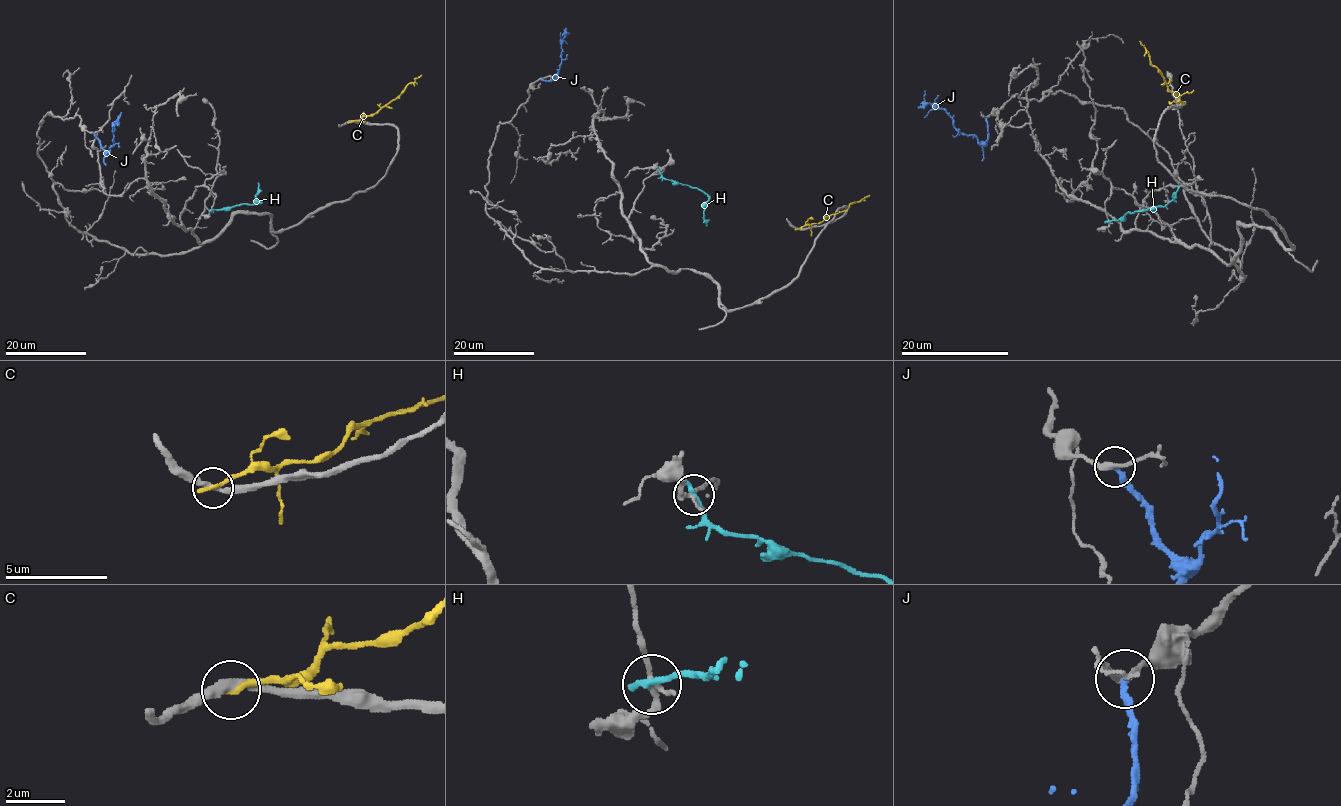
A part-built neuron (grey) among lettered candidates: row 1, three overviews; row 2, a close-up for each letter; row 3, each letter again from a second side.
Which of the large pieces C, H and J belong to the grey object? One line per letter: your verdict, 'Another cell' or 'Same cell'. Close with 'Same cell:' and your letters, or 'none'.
C: Another cell
H: Another cell
J: Another cell
Same cell: none

